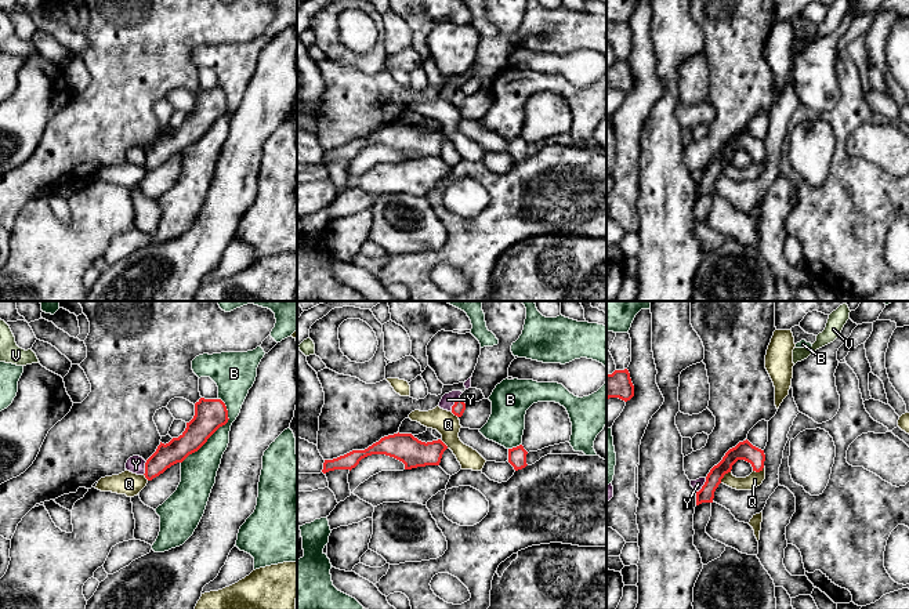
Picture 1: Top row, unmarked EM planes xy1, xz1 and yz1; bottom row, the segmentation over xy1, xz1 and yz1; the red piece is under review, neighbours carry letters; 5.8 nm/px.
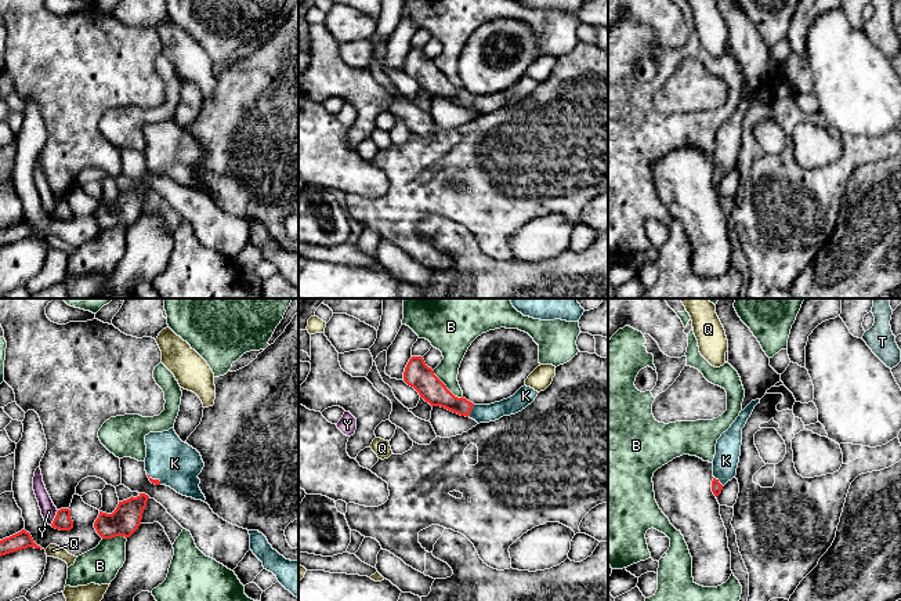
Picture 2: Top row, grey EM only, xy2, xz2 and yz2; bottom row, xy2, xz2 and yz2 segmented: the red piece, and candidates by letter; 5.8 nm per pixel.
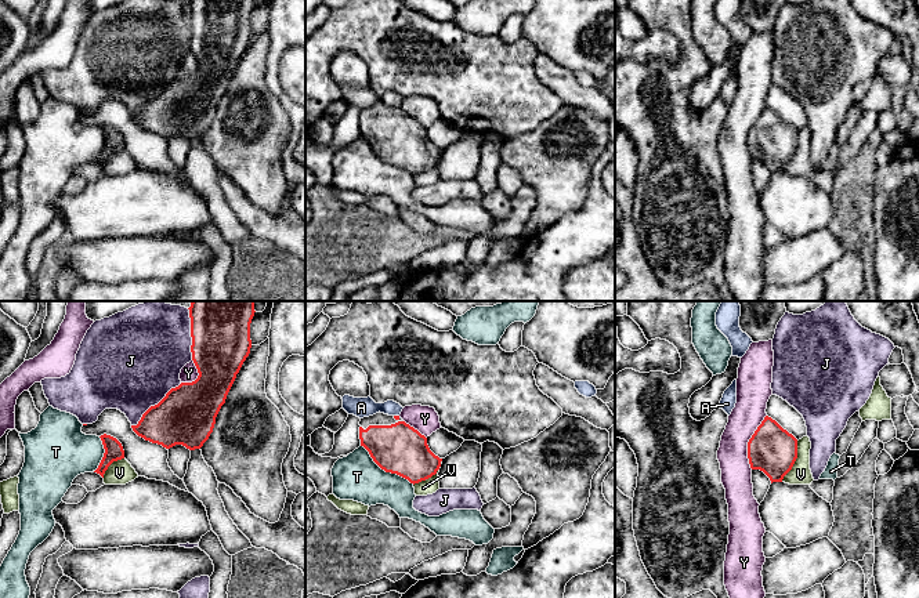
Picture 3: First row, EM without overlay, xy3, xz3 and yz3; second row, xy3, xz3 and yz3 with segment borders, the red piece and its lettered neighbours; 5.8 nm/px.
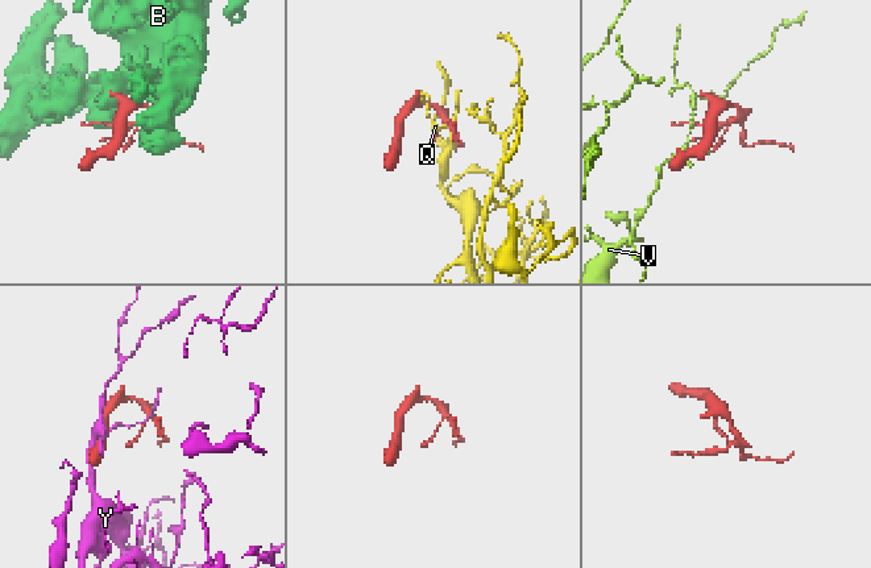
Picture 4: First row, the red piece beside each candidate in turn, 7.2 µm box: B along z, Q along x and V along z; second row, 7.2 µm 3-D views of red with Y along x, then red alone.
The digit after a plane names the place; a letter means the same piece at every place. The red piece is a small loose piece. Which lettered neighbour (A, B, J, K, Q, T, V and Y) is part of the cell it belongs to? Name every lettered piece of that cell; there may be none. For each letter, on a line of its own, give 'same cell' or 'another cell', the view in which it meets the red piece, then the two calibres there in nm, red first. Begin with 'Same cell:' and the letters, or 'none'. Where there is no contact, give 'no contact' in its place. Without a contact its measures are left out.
Same cell: K
A: another cell; contact in xz3; calibres 30 and 120 nm
B: another cell; contact in xy1; calibres 180 and 200 nm
J: another cell; contact in xy3; calibres 340 and 480 nm
K: same cell; contact in xz2; calibres 150 and 110 nm
Q: another cell; contact in yz1; calibres 110 and 90 nm
T: another cell; contact in xz3; calibres 300 and 280 nm
V: another cell; contact in yz3; calibres 280 and 130 nm
Y: another cell; contact in yz3; calibres 280 and 180 nm

